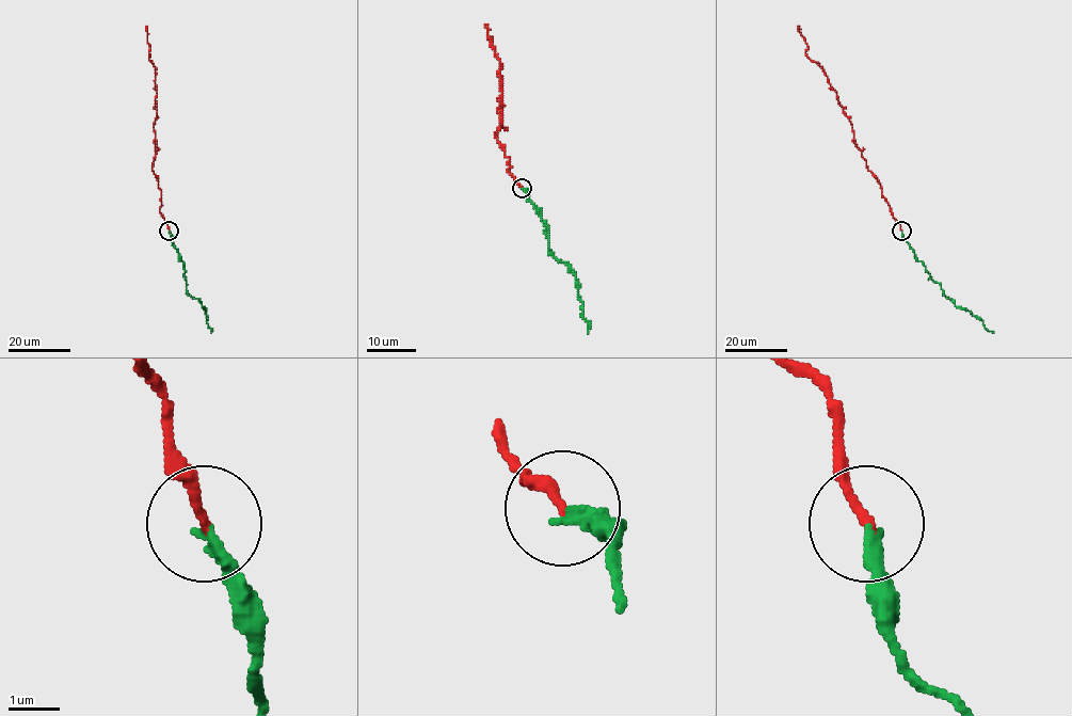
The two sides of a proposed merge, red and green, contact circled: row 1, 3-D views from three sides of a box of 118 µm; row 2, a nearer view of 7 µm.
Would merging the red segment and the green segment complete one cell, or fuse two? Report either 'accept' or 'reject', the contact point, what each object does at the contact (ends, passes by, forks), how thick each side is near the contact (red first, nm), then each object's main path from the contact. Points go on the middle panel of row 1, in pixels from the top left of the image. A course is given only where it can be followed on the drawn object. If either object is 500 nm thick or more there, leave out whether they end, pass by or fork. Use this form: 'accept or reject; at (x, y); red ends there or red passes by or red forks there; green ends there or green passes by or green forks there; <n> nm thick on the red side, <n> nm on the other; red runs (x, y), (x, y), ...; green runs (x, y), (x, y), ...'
accept; at (522, 188); red ends there; green ends there; 180 nm thick on the red side, 220 nm on the other; red runs (522, 188), (508, 171), (510, 157), (495, 136), (501, 124), (496, 110), (502, 85), (500, 61), (485, 25); green runs (522, 188), (546, 226), (548, 250), (575, 275), (589, 333)

